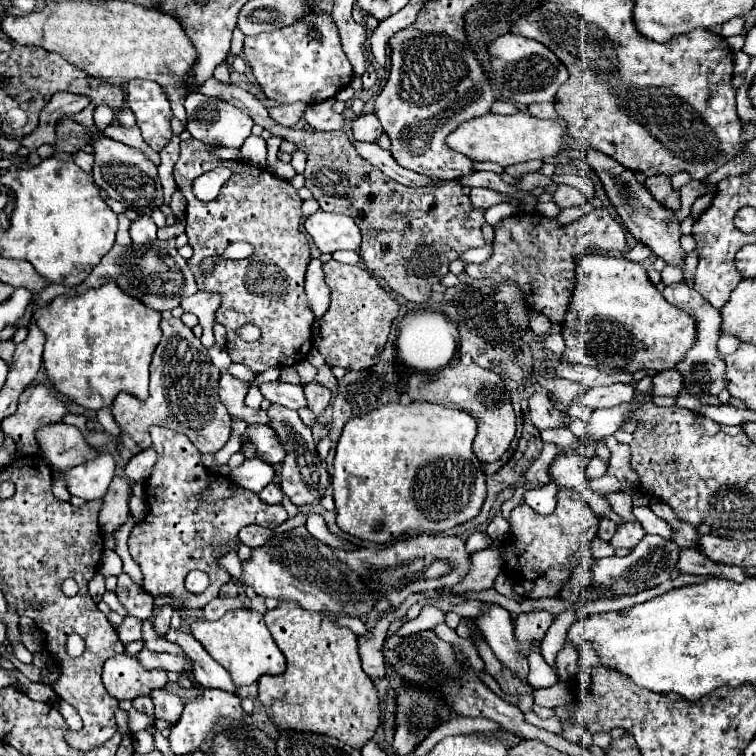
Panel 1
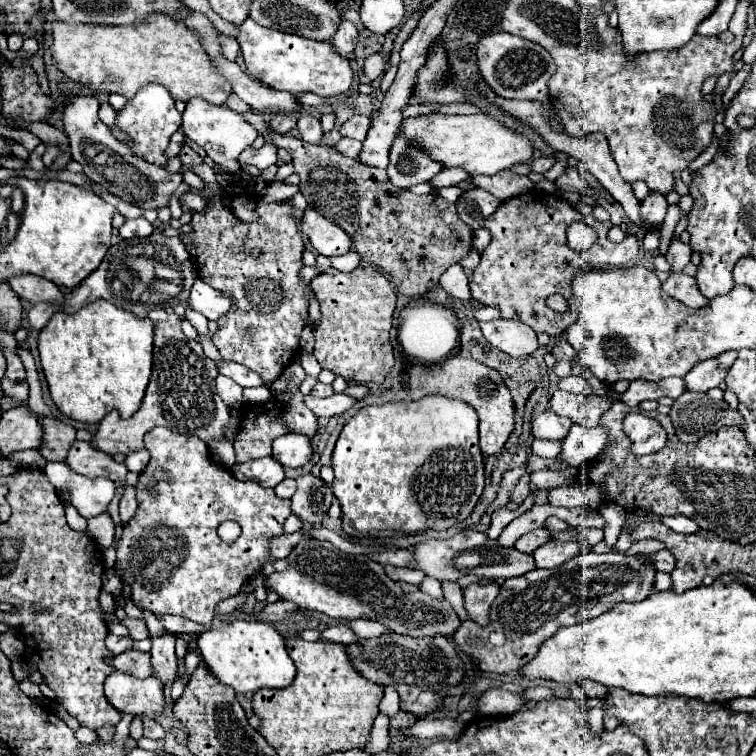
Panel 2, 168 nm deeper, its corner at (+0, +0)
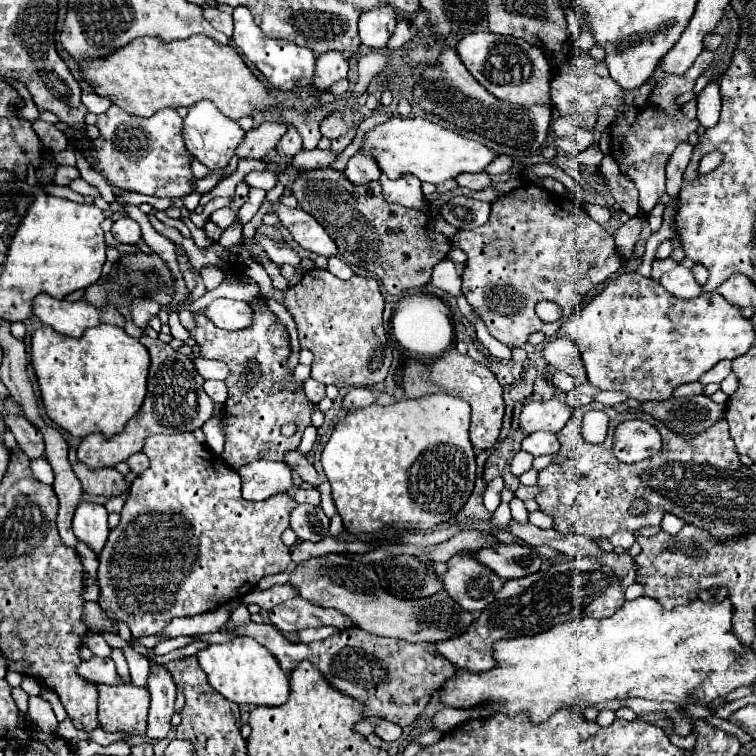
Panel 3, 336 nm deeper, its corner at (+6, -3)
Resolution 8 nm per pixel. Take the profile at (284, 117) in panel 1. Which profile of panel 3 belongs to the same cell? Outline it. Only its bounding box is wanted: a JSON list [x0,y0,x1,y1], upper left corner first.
[236,122,288,160]

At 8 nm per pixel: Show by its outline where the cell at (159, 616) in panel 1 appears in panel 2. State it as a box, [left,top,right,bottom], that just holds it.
[152,633,178,685]

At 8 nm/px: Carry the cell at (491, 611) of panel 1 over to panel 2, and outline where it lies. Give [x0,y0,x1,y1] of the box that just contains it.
[464,583,498,625]

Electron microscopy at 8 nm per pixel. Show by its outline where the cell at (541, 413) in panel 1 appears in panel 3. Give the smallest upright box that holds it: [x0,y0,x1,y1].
[522,432,560,456]

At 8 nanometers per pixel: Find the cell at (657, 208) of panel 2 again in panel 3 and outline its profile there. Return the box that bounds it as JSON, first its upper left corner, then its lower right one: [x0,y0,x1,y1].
[612,218,646,264]

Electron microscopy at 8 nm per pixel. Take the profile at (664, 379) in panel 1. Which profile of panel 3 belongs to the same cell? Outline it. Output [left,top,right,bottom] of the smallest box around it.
[700,360,732,384]

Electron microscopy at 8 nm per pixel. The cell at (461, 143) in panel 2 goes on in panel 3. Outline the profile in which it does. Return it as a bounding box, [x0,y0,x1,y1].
[360,118,496,184]

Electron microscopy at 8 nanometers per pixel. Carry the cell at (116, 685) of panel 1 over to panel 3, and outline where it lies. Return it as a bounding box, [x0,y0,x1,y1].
[98,684,150,734]

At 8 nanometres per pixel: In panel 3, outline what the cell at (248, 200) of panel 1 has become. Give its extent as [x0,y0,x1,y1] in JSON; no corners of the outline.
[190,304,314,470]

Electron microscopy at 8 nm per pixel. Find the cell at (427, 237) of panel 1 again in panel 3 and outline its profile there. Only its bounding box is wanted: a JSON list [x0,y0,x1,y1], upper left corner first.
[292,168,450,294]

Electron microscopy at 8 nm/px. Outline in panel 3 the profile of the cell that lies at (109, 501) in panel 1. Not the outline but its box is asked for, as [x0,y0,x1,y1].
[72,462,130,496]

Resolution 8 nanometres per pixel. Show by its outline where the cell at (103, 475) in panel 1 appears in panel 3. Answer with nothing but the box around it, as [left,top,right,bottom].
[72,502,108,554]

